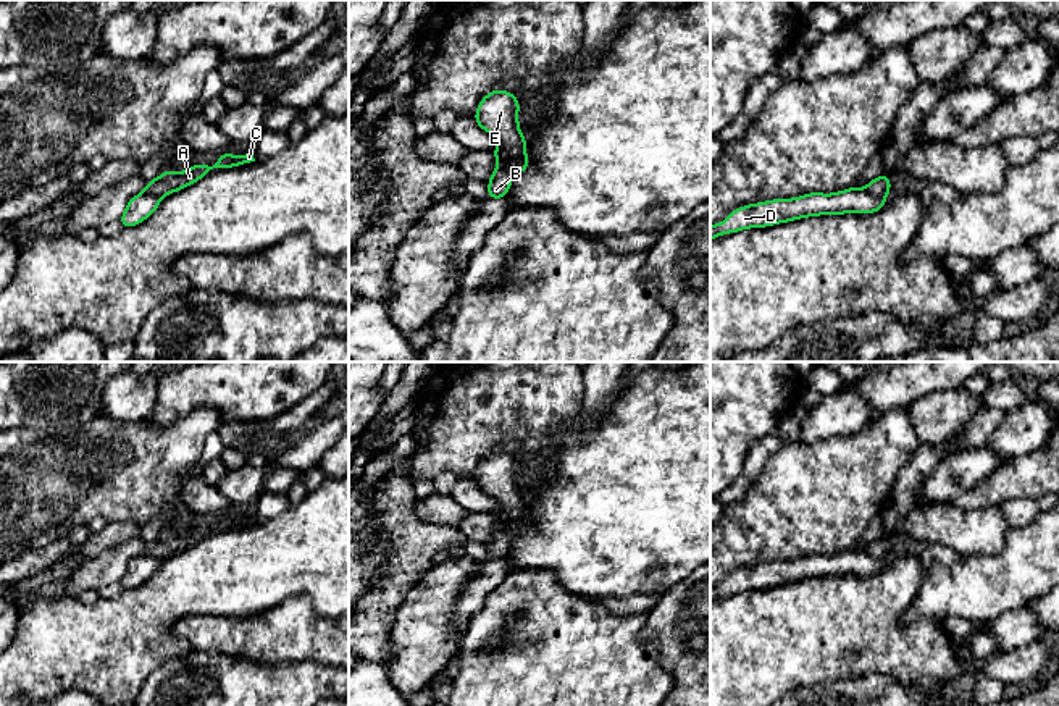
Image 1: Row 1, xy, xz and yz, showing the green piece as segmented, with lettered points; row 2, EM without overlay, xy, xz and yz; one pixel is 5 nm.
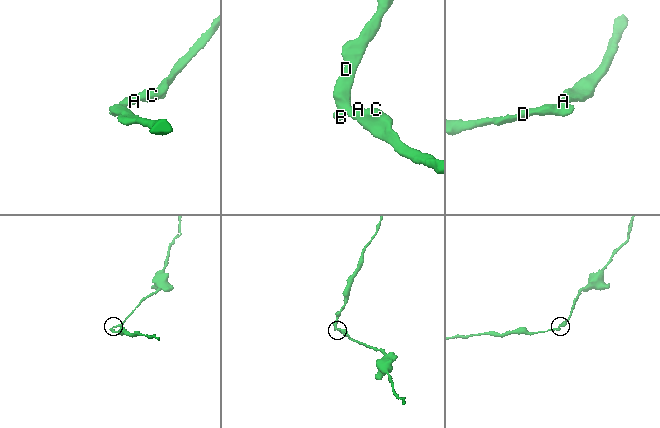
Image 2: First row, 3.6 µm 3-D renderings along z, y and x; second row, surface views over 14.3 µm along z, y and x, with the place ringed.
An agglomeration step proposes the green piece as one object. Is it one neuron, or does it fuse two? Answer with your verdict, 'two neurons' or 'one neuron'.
two neurons

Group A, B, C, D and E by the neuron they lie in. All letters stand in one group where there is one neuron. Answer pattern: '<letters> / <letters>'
A C / B D E

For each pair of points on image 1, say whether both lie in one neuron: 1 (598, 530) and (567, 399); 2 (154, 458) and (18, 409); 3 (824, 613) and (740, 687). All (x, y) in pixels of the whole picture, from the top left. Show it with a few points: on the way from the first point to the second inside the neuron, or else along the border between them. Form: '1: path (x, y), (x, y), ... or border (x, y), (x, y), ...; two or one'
1: border (581, 427), (569, 432), (549, 459); two
2: border (100, 414), (62, 435), (36, 433); two
3: path (803, 634), (791, 635), (761, 666); one

